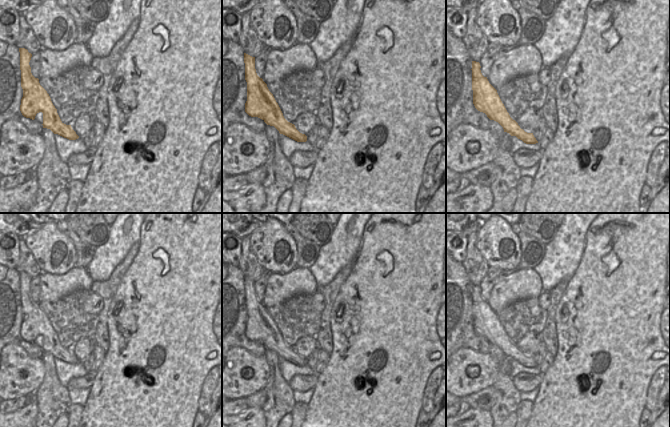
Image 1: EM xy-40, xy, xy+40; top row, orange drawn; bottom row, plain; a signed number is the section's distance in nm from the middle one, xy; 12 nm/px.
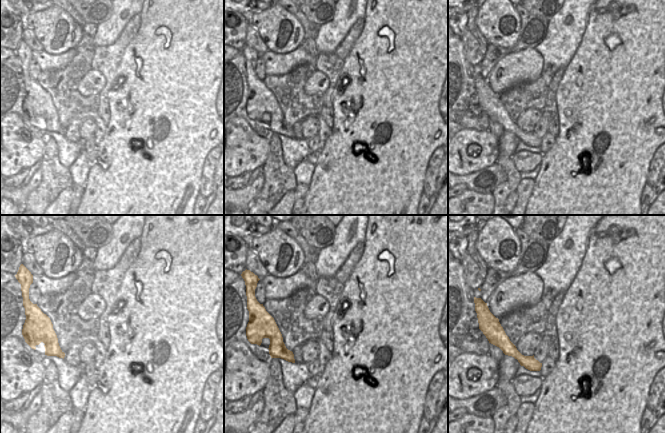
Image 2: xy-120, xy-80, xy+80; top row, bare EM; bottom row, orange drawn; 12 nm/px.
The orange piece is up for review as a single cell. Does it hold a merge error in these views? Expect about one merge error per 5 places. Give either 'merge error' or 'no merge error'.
merge error

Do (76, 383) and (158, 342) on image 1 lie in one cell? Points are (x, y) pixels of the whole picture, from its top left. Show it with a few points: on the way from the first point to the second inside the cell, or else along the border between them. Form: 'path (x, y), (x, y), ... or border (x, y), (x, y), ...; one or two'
border (95, 373), (95, 378), (89, 388); two

